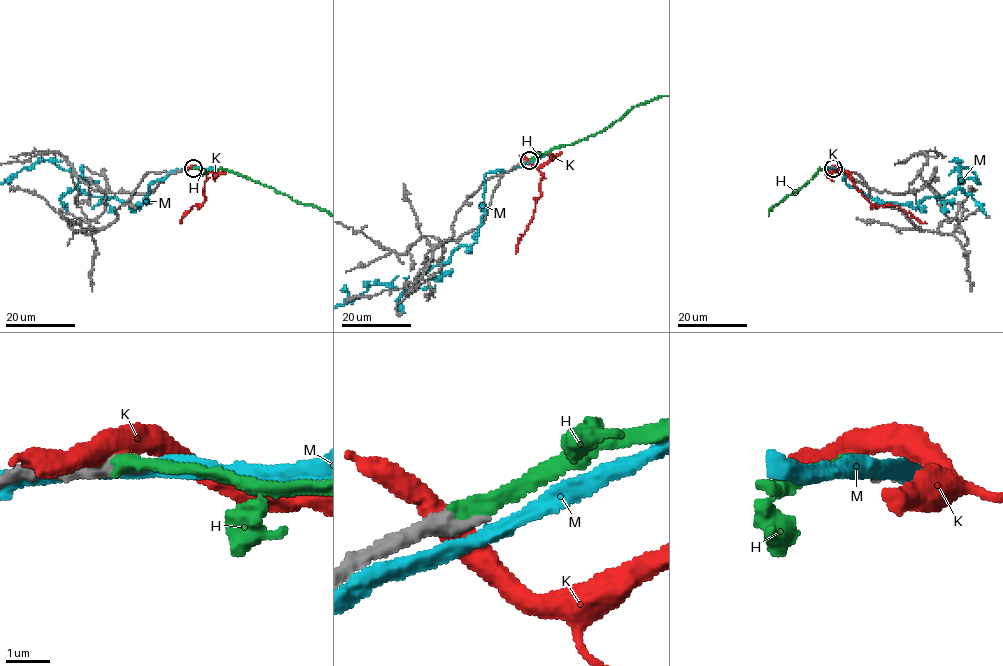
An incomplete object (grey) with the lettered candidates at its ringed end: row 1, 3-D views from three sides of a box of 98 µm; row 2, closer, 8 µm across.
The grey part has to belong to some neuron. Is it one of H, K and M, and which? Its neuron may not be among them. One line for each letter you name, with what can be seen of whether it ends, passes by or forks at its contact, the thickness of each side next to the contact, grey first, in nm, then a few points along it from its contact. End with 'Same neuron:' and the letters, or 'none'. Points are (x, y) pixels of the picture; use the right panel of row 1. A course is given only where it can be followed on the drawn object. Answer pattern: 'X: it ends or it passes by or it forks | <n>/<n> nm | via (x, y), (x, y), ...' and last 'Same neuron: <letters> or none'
H: it ends | 480/380 nm
Same neuron: H

